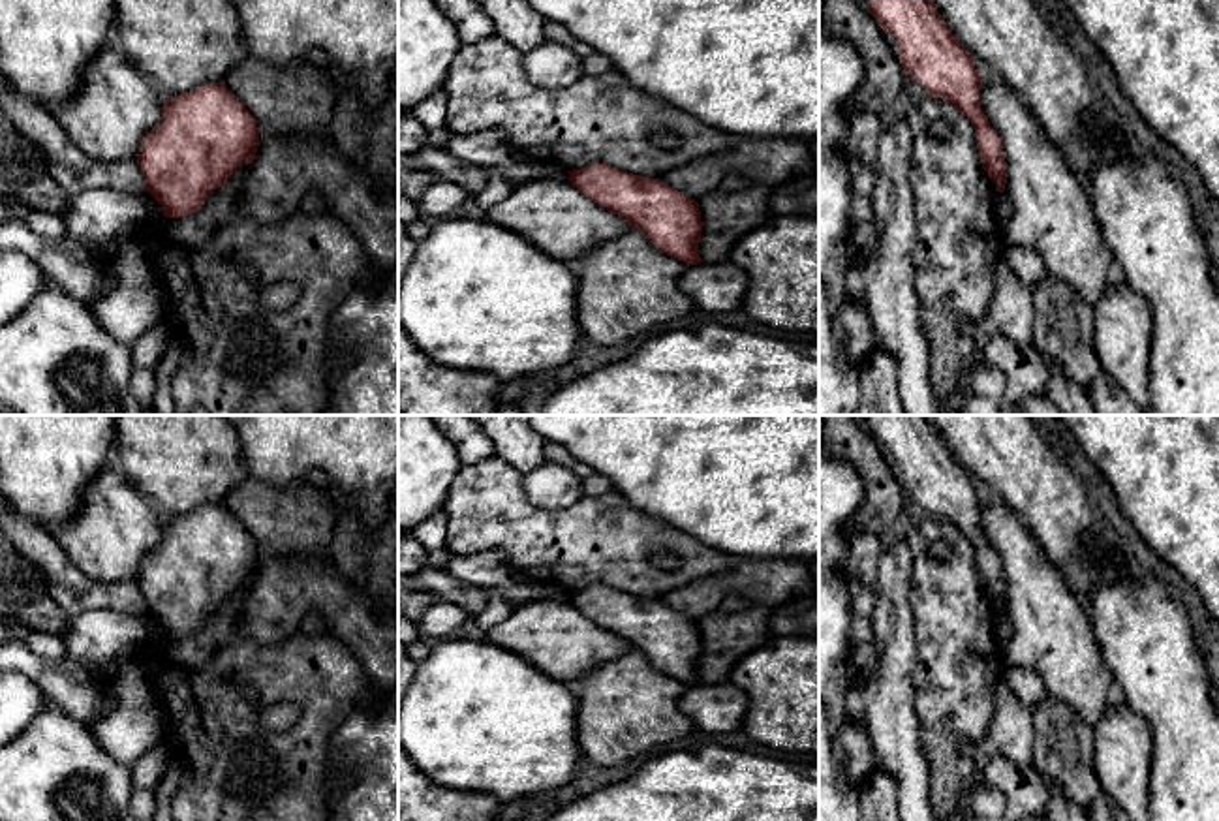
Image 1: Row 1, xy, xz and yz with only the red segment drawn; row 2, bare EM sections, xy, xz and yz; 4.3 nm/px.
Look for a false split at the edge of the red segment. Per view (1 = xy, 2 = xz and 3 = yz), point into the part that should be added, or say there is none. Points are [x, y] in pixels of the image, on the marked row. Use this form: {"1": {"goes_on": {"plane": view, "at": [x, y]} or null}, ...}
{"1": {"goes_on": null}, "2": {"goes_on": null}, "3": {"goes_on": null}}

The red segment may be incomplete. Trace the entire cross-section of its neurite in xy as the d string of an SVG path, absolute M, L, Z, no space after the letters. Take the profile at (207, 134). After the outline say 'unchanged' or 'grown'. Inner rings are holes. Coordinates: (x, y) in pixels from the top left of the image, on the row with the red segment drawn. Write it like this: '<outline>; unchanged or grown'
M220 83L163 100L162 120L143 139L137 165L165 218L184 218L244 163L254 165L259 126Z; unchanged

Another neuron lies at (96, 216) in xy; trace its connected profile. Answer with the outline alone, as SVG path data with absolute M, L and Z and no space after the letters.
M90 188L69 195L62 214L68 237L88 246L100 257L113 257L120 231L163 216L162 205L148 194L120 188Z

